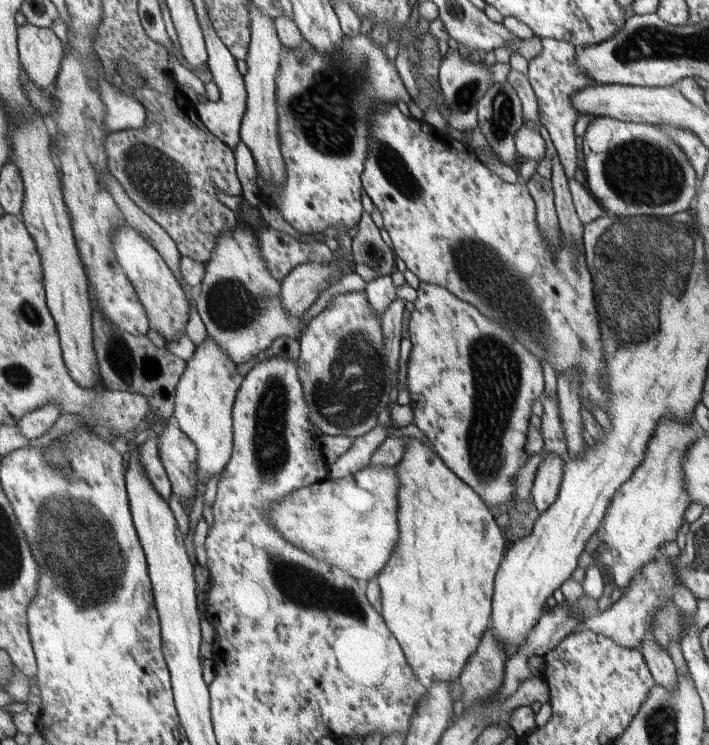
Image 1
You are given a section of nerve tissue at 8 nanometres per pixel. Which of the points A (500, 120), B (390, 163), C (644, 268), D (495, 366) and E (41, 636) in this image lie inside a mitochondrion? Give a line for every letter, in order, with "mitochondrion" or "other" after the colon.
A: mitochondrion
B: mitochondrion
C: mitochondrion
D: mitochondrion
E: other

